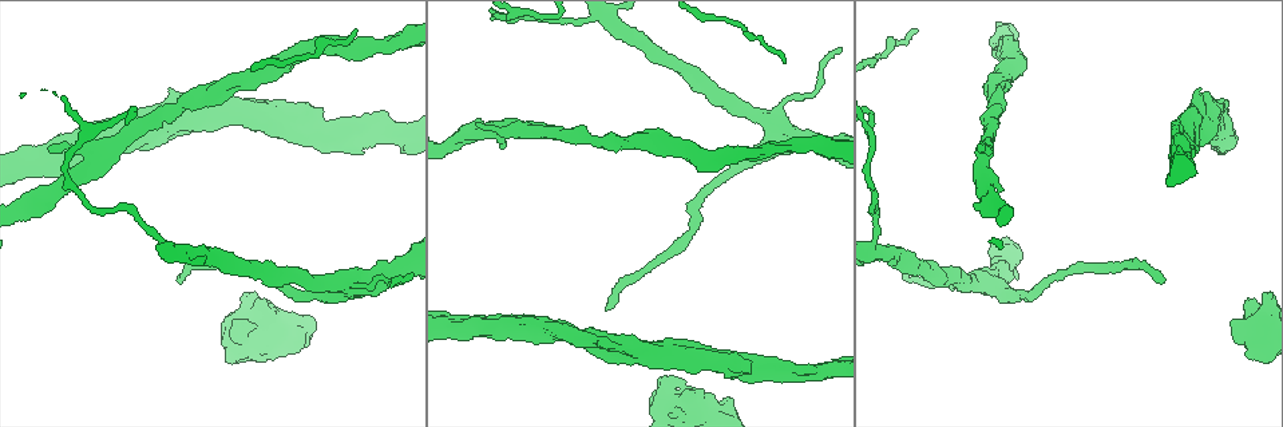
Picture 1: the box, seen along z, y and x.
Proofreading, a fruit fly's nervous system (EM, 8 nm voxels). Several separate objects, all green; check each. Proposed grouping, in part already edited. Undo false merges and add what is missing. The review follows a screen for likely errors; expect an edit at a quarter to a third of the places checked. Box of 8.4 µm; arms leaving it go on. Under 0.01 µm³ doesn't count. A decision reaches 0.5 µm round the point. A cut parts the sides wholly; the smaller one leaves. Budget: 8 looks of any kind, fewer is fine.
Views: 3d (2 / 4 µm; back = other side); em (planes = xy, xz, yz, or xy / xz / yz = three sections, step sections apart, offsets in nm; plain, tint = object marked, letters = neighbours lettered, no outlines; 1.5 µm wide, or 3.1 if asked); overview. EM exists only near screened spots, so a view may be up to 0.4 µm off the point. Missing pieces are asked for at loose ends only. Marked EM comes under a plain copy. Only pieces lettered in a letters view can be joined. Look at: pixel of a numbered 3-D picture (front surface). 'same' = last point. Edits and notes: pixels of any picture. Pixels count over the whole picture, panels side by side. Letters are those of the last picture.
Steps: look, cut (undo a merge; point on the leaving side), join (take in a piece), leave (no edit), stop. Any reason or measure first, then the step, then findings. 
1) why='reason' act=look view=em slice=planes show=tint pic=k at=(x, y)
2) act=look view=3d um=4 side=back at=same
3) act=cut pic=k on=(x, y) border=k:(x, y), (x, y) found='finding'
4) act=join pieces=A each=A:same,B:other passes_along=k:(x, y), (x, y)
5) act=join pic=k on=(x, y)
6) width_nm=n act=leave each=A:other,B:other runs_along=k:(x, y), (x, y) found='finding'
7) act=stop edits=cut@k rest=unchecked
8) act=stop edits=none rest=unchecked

why='thin end' act=look view=3d um=4 pic=1 at=(180, 283)

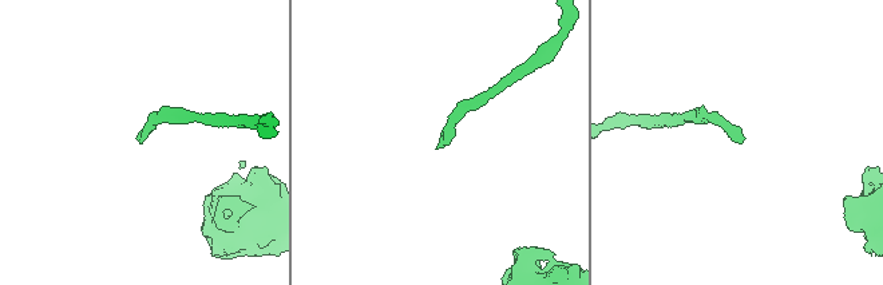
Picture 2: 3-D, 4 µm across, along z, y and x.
act=look view=em slice=xy step=4 show=tint pic=2 at=(142, 141)

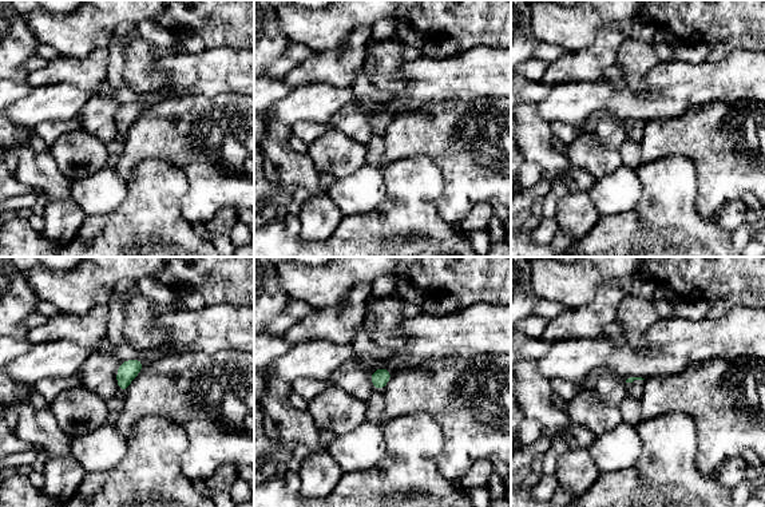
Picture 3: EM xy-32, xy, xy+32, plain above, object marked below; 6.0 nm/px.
act=look view=em slice=planes show=letters at=same

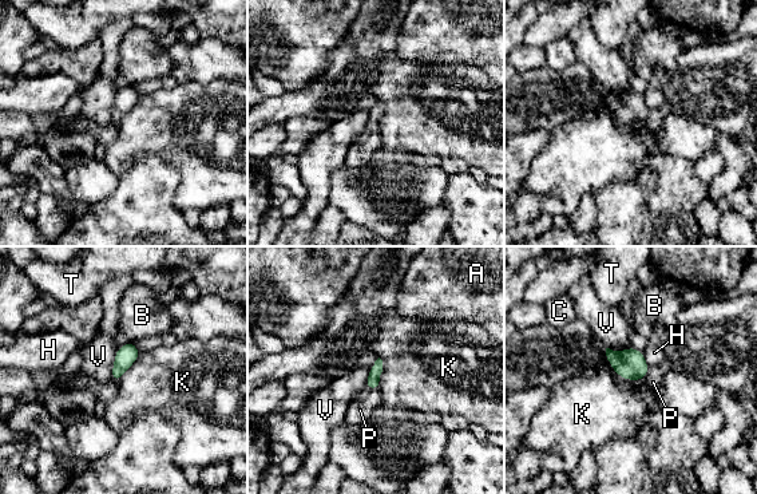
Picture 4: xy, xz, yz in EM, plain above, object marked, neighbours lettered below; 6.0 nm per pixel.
width_nm=80 act=join pieces=P each=A:other,B:other,C:other,H:other,K:other,P:same,T:other,V:other passes_along=4:(375, 371), (372, 388), (360, 410) found='the neuron continues'

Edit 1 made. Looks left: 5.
why='four arms meet' act=look view=3d um=4 pic=1 at=(776, 140)

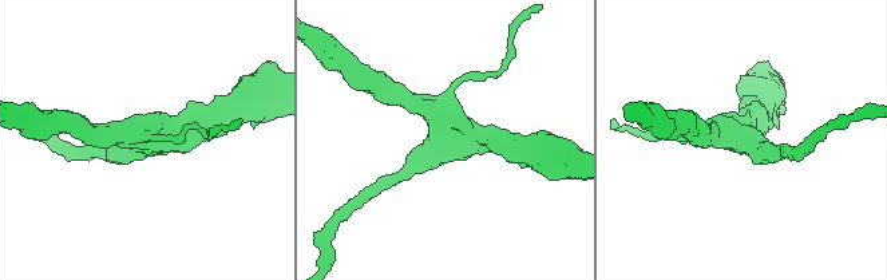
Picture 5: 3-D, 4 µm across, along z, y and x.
act=look view=em slice=planes show=tint pic=5 at=(747, 143)

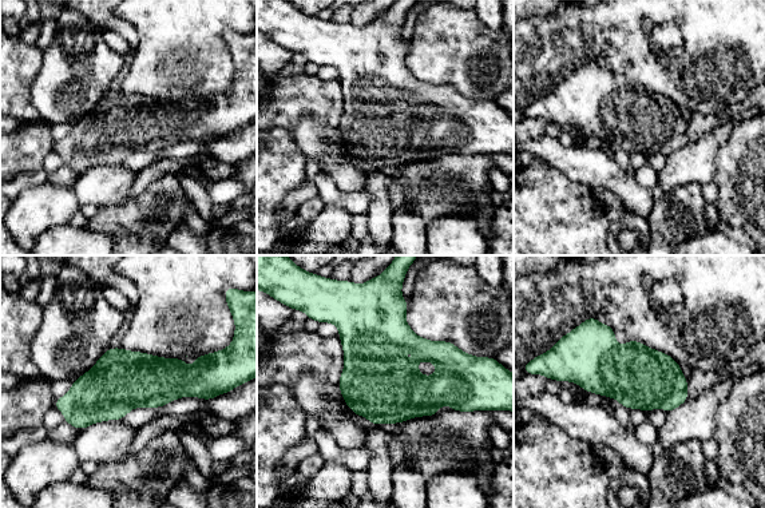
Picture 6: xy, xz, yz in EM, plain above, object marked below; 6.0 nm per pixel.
act=look view=em slice=planes show=letters at=same

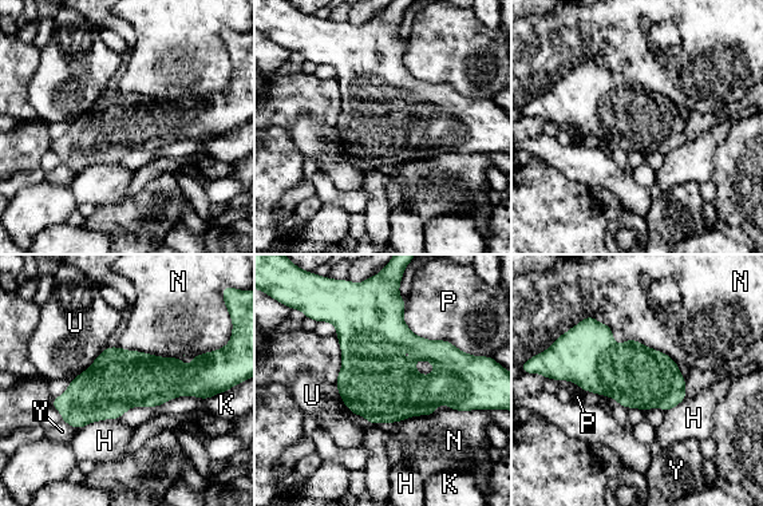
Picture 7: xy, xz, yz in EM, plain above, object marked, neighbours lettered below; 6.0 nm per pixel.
arms=4 act=leave each=H:other,K:other,N:other,P:other,U:other,Y:other border=7:(119, 346), (163, 356), (184, 355) found='all the same neuron'

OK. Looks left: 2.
why='free end' act=look view=em slice=planes show=letters pic=1 at=(475, 123)

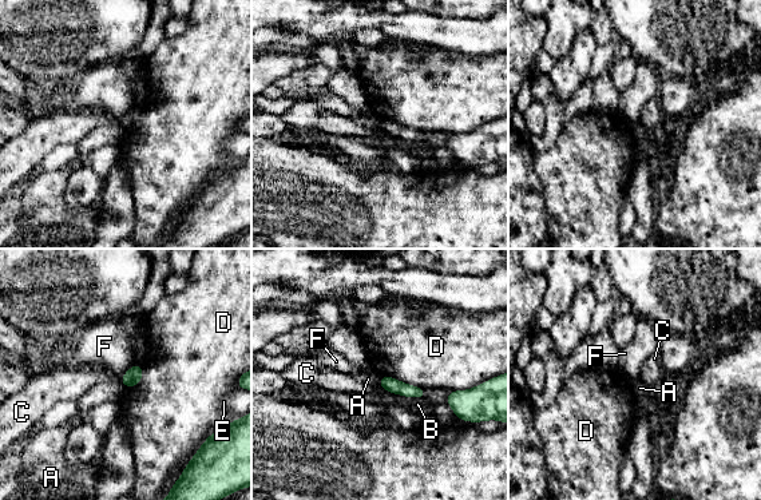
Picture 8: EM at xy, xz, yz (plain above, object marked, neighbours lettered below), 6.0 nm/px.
act=leave each=A:other,B:other,C:other,D:other,E:other,F:other runs_along=8:(381, 379), (403, 389), (423, 392) found='none of them fits'

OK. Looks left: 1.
act=stop edits=join@4 rest=unchecked

